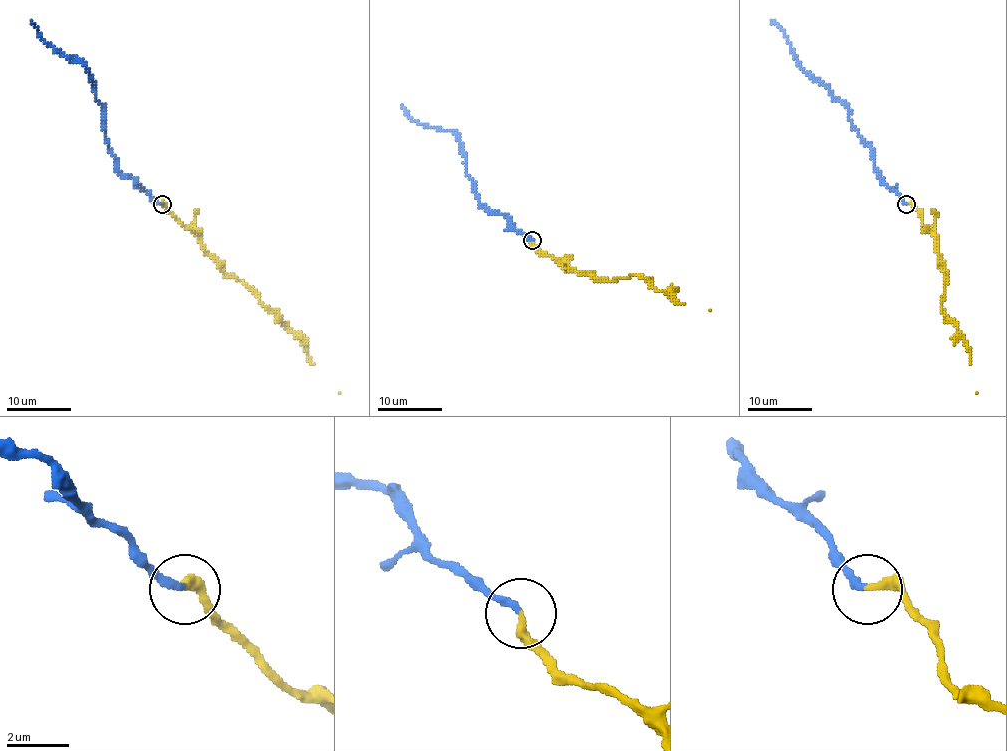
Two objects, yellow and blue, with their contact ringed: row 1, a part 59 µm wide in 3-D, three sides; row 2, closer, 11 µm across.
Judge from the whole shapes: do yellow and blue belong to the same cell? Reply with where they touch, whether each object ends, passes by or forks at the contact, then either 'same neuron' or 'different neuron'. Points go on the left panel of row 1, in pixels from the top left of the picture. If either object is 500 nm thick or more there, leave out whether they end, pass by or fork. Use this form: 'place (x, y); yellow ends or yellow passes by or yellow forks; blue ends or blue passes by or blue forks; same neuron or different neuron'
place (162, 204); yellow ends; blue ends; different neuron

